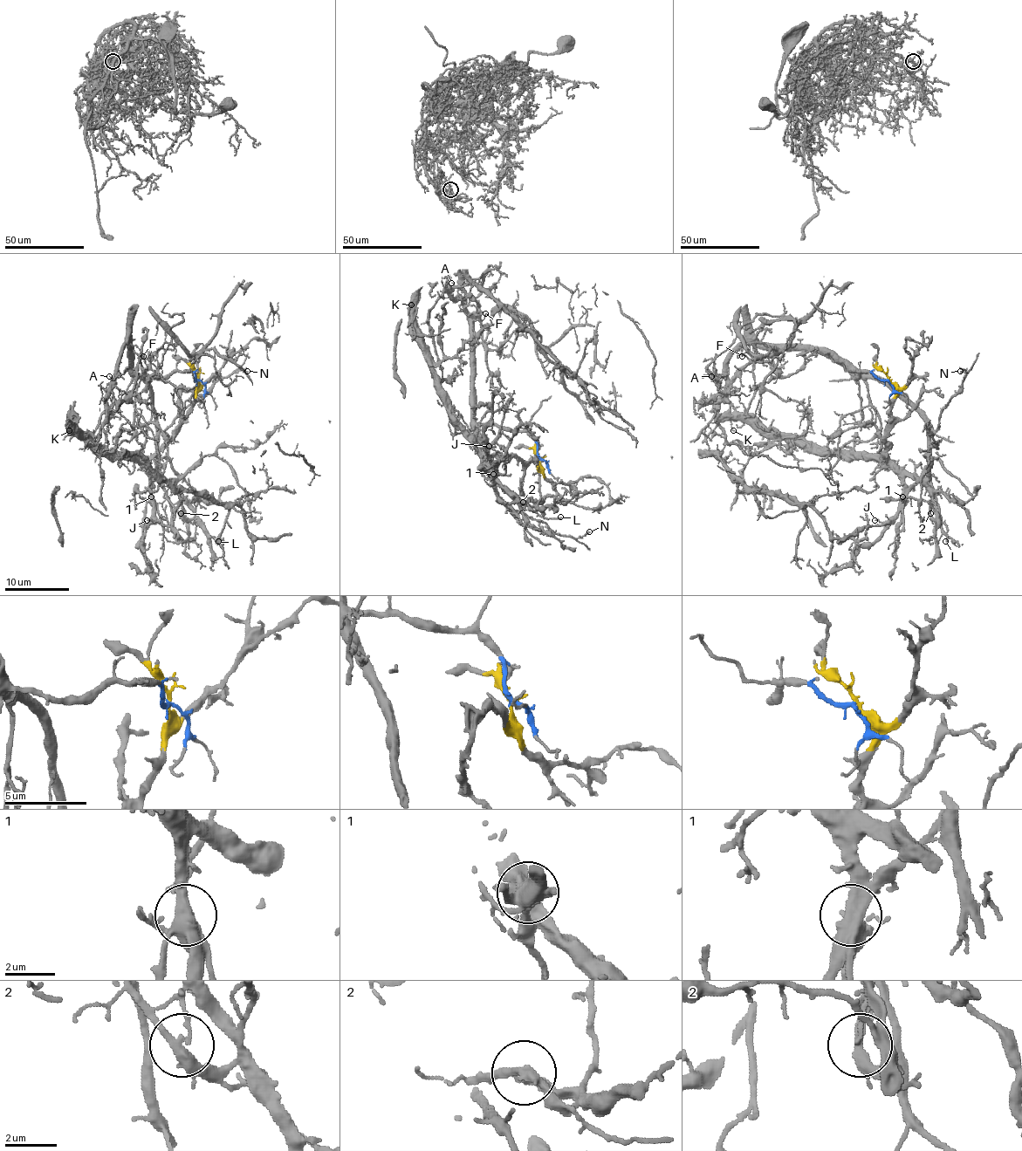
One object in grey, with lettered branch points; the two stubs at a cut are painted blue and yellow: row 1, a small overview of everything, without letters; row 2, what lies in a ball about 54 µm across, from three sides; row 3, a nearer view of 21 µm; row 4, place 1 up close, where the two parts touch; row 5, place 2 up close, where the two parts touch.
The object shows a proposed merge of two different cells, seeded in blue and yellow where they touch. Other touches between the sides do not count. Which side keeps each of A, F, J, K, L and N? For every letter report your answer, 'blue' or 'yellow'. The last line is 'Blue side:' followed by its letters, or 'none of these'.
A: blue
F: blue
J: yellow
K: yellow
L: blue
N: blue
Blue side: A, F, L, N

